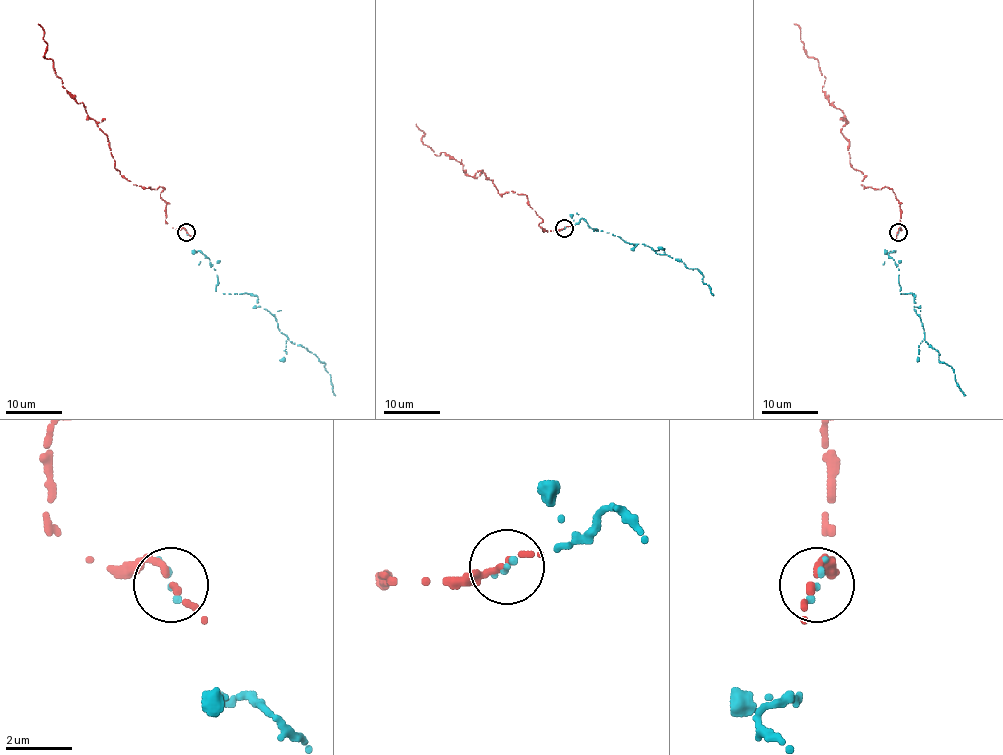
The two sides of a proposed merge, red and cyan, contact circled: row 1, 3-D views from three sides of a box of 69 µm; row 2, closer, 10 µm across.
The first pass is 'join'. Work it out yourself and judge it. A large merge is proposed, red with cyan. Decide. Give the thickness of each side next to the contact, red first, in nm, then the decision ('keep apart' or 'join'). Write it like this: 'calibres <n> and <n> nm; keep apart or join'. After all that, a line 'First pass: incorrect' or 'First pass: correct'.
calibres 170 and 190 nm; join
First pass: correct

